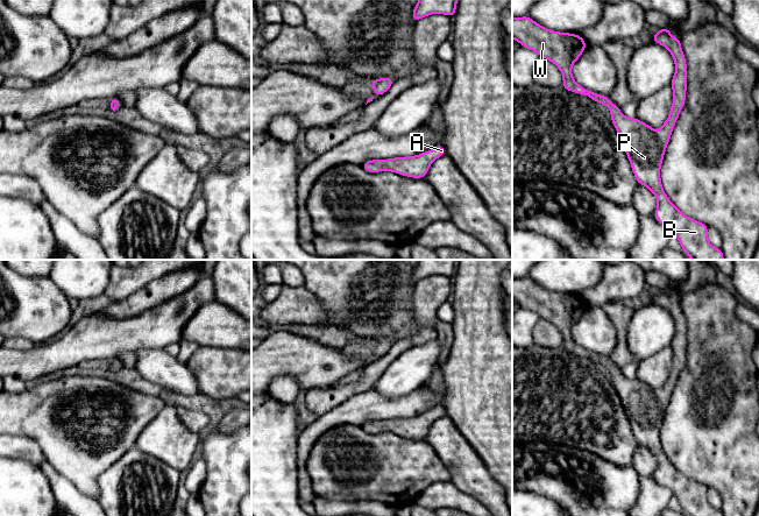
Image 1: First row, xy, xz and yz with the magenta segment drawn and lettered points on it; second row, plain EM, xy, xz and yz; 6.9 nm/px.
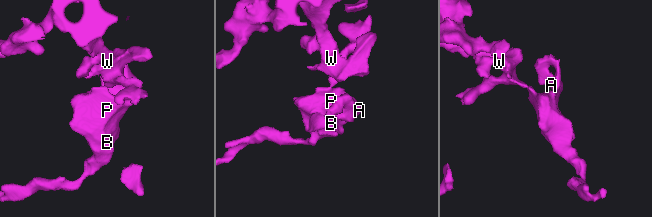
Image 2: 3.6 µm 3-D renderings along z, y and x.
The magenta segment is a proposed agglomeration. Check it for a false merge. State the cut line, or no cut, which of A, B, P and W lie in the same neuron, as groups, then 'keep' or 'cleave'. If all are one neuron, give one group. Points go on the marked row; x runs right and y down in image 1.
no cut; A B P W; keep

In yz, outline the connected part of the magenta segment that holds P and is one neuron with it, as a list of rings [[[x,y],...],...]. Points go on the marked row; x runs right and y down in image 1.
[[[527,15],[512,17],[512,38],[522,47],[535,51],[540,57],[555,64],[563,76],[561,87],[587,96],[610,109],[612,125],[622,140],[637,184],[645,185],[657,197],[658,206],[653,218],[673,231],[682,252],[691,260],[724,260],[722,249],[709,242],[709,227],[686,217],[669,200],[660,178],[666,147],[686,103],[687,63],[681,49],[681,40],[673,37],[671,30],[665,27],[659,29],[651,40],[667,48],[675,63],[675,73],[669,84],[673,89],[673,105],[667,120],[659,127],[657,134],[653,127],[641,120],[626,118],[619,107],[609,100],[609,97],[591,92],[574,80],[572,66],[588,45],[579,34],[544,28]]]

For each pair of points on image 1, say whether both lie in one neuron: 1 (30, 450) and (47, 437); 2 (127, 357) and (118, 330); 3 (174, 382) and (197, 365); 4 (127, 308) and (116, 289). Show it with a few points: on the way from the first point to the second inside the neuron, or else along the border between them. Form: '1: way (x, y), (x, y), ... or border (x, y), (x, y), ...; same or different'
1: border (13, 435), (23, 435), (33, 439), (45, 459); different
2: border (135, 350), (120, 352), (113, 359); different
3: border (185, 363), (196, 379), (199, 393); different
4: border (146, 283), (128, 296), (111, 302); different

